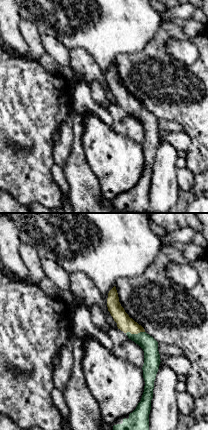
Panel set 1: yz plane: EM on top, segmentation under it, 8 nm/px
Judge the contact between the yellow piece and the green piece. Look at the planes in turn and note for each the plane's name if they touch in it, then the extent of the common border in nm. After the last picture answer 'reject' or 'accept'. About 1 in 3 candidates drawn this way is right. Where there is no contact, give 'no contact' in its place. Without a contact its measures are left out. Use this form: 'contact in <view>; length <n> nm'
contact in yz; length 150 nm

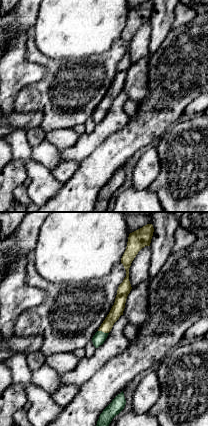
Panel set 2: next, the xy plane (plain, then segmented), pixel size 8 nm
contact in xy; length 90 nm

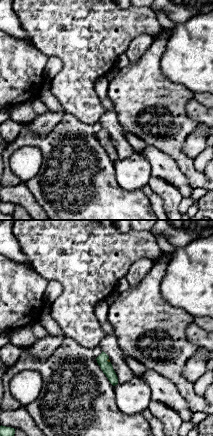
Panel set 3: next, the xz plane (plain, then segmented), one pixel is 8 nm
contact in xz; length 40 nm

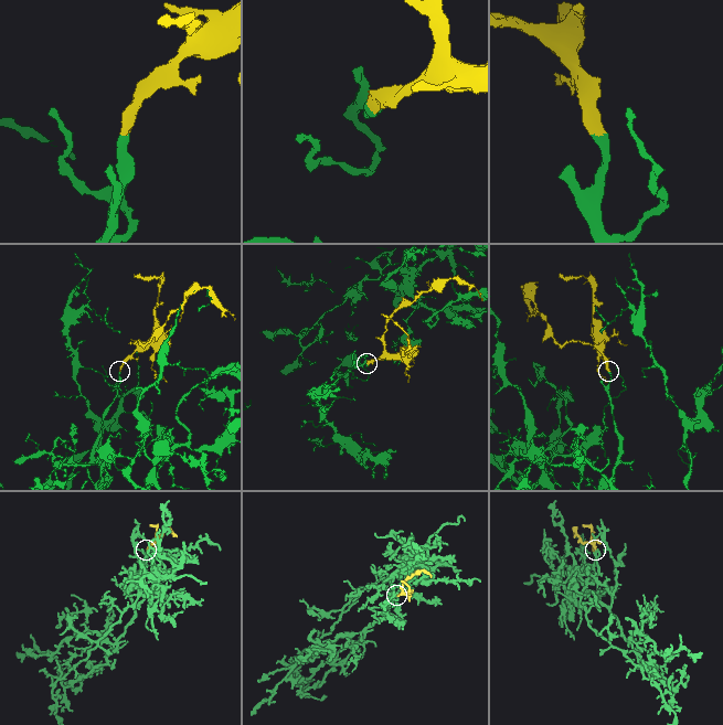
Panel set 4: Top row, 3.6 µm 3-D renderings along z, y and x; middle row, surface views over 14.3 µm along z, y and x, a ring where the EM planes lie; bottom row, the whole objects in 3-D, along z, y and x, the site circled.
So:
accept

